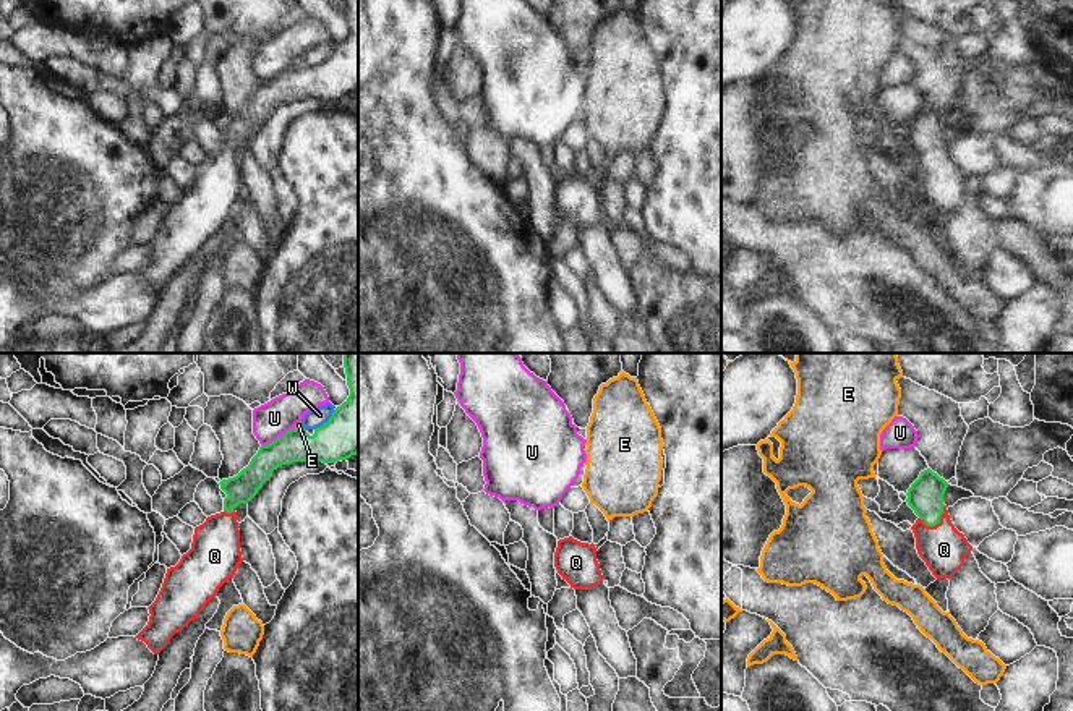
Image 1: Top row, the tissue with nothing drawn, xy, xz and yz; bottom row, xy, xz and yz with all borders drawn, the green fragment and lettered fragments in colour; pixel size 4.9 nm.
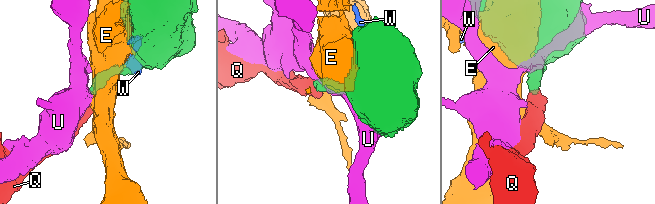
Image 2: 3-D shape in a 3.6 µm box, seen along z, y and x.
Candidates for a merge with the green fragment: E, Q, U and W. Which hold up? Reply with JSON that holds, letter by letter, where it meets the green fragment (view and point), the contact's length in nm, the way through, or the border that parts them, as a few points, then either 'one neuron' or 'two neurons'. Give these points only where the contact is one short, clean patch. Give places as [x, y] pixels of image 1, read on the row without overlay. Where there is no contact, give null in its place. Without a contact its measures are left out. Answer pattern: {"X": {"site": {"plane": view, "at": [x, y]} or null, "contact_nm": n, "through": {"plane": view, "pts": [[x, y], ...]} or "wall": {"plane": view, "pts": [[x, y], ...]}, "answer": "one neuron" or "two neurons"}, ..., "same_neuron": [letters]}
{"E": {"site": {"plane": "xy", "at": [299, 65]}, "contact_nm": 30, "answer": "two neurons"}, "Q": {"site": {"plane": "yz", "at": [936, 161]}, "contact_nm": 150, "through": {"plane": "yz", "pts": [[926, 131], [936, 161], [936, 175], [944, 187]]}, "answer": "one neuron"}, "U": {"site": {"plane": "xy", "at": [279, 75]}, "contact_nm": 200, "answer": "two neurons"}, "W": {"site": {"plane": "xy", "at": [328, 59]}, "contact_nm": 140, "wall": {"plane": "xy", "pts": [[334, 47], [315, 67]]}, "answer": "two neurons"}, "same_neuron": ["Q"]}

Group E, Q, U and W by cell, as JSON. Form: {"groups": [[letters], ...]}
{"groups": [["E"], ["Q"], ["U"], ["W"]]}

